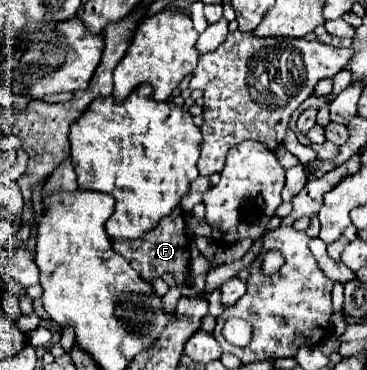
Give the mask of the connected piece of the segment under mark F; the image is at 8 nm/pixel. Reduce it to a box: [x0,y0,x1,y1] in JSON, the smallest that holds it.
[112,208,190,284]

